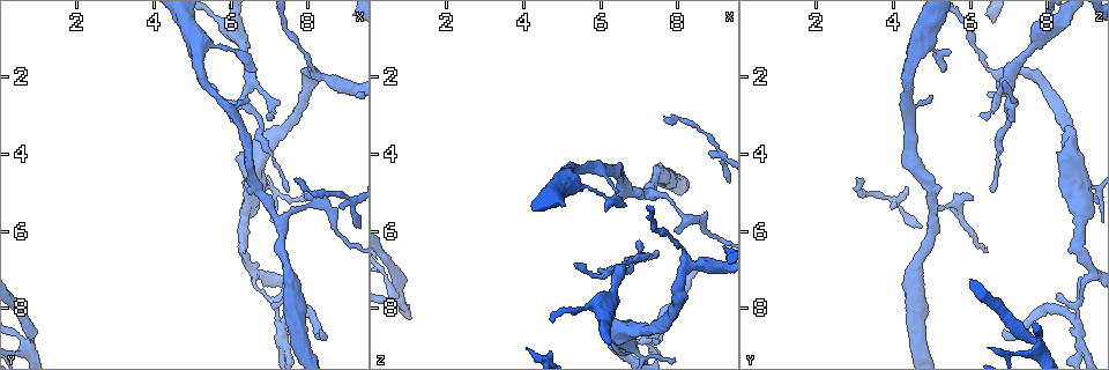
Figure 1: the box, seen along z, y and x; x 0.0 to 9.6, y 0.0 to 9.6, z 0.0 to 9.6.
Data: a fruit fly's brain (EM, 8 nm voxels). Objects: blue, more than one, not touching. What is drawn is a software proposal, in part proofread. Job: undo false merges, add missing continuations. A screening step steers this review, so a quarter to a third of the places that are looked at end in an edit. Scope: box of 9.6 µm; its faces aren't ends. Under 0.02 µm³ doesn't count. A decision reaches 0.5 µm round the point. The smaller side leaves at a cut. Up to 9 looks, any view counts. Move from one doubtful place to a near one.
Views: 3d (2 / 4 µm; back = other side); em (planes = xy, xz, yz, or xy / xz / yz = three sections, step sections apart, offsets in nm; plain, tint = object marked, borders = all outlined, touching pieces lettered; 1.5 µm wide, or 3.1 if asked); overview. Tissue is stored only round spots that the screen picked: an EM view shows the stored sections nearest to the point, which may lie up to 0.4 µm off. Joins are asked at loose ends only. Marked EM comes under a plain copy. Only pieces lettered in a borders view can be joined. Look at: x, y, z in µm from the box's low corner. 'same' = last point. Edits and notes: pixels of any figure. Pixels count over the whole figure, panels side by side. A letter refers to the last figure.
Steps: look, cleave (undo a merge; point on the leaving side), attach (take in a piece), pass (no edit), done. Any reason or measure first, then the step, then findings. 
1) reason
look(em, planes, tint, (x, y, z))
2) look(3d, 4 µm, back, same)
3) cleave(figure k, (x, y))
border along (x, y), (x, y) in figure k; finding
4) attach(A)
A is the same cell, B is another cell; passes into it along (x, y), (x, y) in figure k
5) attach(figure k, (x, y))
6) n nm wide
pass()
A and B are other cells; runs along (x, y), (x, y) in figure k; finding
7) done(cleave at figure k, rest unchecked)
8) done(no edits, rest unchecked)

sharp bend
look(em, planes, tint, (0.75, 9.00, 7.75))

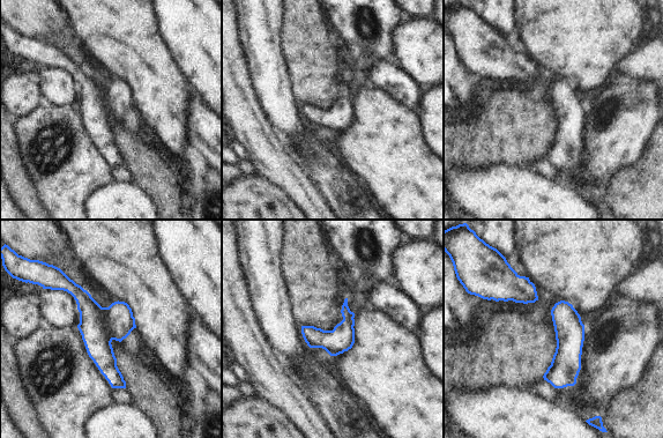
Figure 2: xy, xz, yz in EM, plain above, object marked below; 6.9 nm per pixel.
look(em, planes, borders, same)

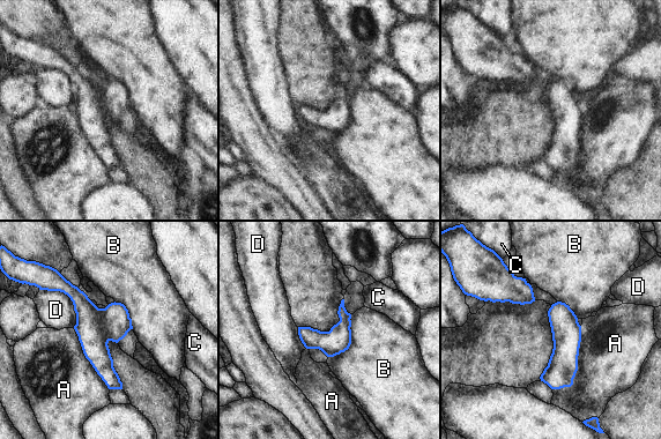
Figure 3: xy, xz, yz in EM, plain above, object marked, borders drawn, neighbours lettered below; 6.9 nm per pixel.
pass()
A, B, C and D are other cells; border along (581, 326), (573, 382), (552, 389) in figure 3; all the same neuron

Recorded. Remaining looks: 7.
look(3d, 4 µm, back, (7.35, 9.00, 8.80))

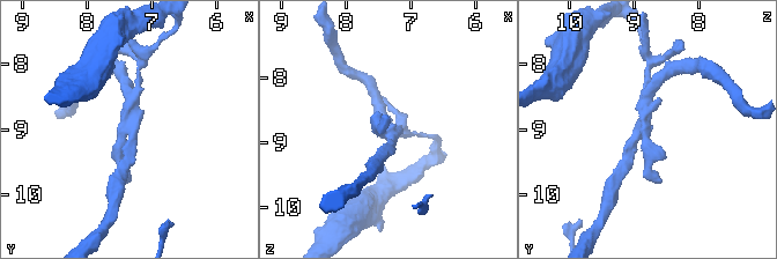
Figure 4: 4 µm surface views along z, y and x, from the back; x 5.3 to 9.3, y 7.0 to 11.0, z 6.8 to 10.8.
now the EM
look(em, xy, step 4, borders, (7.35, 9.00, 8.85))

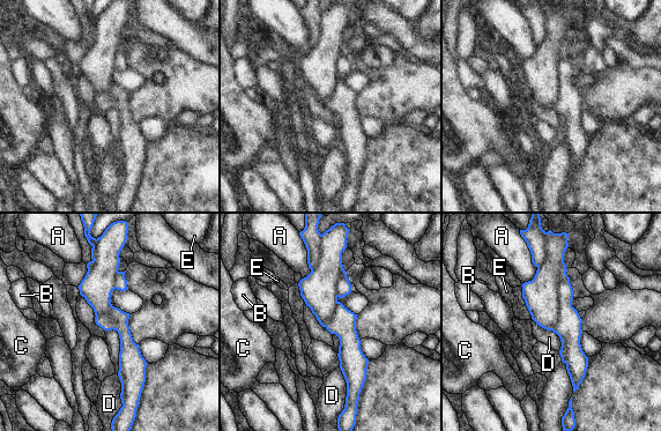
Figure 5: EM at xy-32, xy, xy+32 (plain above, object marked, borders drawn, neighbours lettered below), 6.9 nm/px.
cleave(figure 5, (541, 296))
A, B, C, D and E are other cells; two neurons meet here

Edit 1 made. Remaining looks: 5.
three arms meet
look(em, 3.1 µm, xy, step 8, tint, (8.20, 1.95, 7.00))

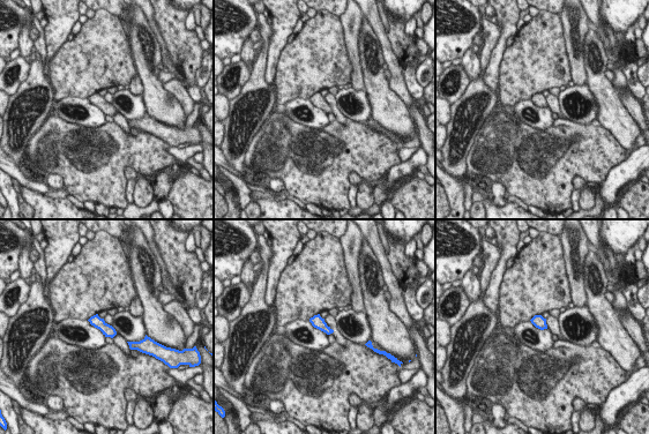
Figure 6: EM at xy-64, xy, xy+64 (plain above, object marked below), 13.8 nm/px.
look(em, 3.1 µm, planes, tint, same)

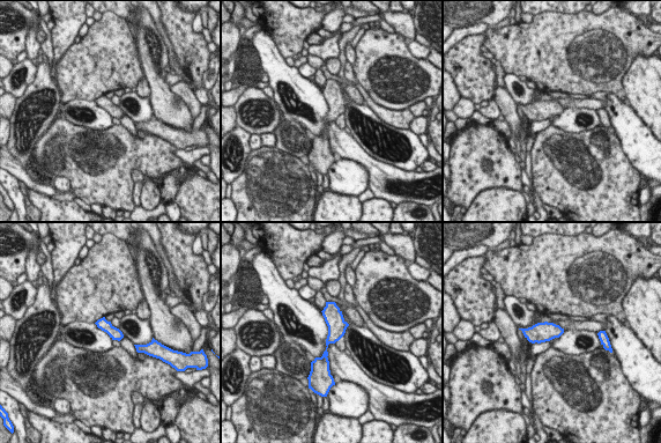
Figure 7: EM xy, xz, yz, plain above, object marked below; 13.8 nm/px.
look(em, 3.1 µm, planes, borders, same)

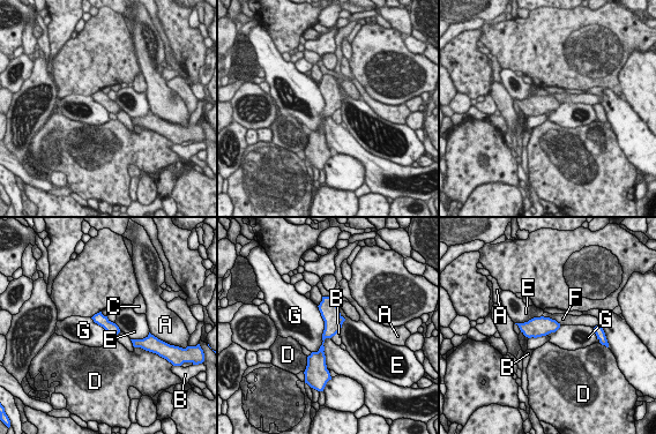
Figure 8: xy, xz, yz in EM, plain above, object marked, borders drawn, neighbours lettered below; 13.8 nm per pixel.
G touches over 900 nm
pass()
A, B, C, D, E, F and G are other cells; border along (317, 306), (323, 321), (327, 367) in figure 8; continuous, no second neuron

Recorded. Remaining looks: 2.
free end
look(3d, 2 µm, back, (6.00, 3.10, 7.00))

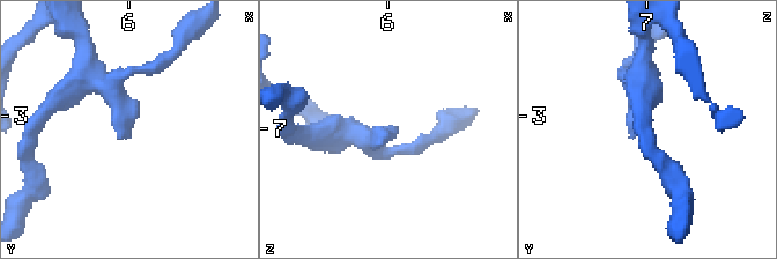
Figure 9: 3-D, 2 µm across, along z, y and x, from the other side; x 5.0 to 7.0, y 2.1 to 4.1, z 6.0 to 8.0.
look(em, planes, borders, (5.98, 3.14, 7.04))

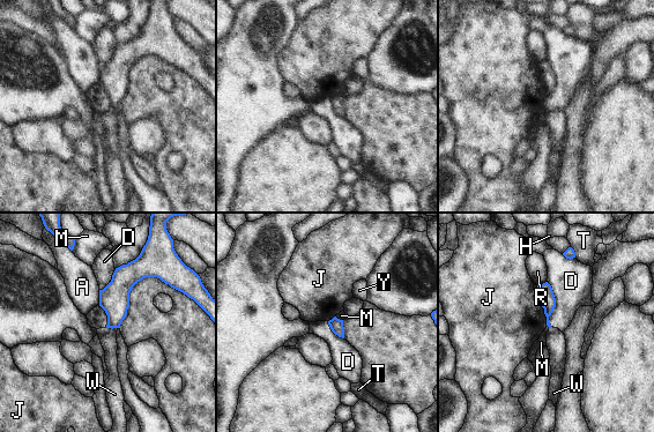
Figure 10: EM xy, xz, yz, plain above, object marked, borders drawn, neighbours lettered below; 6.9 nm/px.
attach(W)
W is the same cell, A, D, H, J, M, R, T and Y are other cells; the neuron continues

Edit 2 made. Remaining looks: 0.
done(cleave at figure 5, attach at figure 10, rest unchecked)

